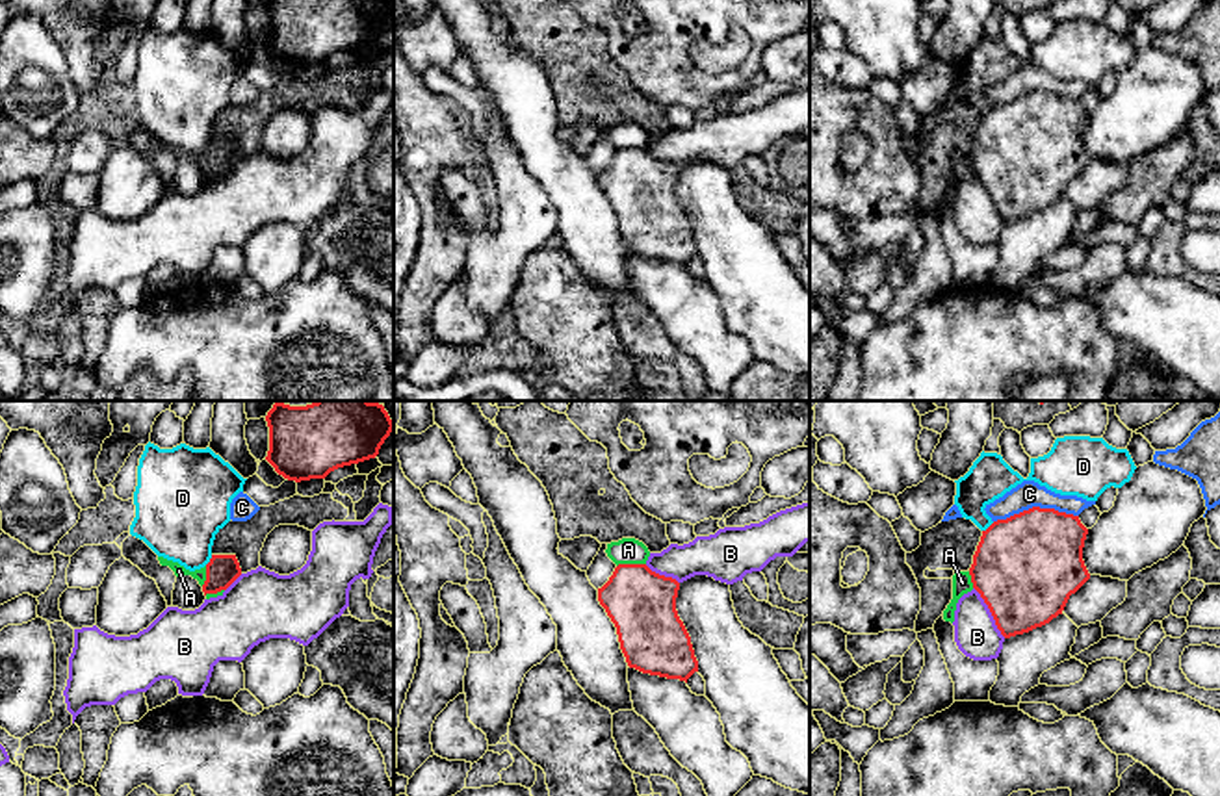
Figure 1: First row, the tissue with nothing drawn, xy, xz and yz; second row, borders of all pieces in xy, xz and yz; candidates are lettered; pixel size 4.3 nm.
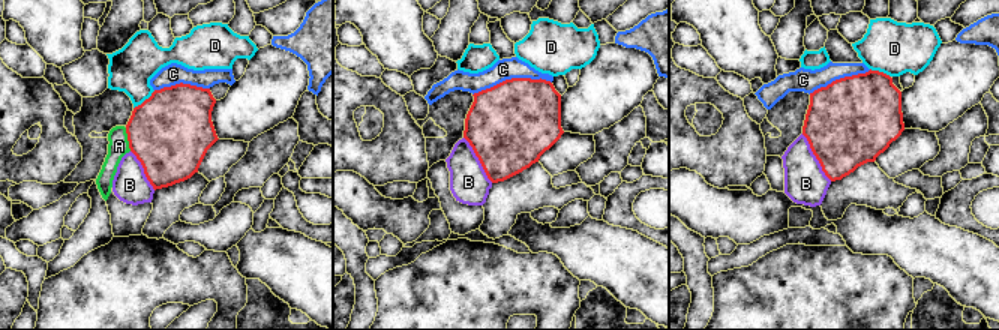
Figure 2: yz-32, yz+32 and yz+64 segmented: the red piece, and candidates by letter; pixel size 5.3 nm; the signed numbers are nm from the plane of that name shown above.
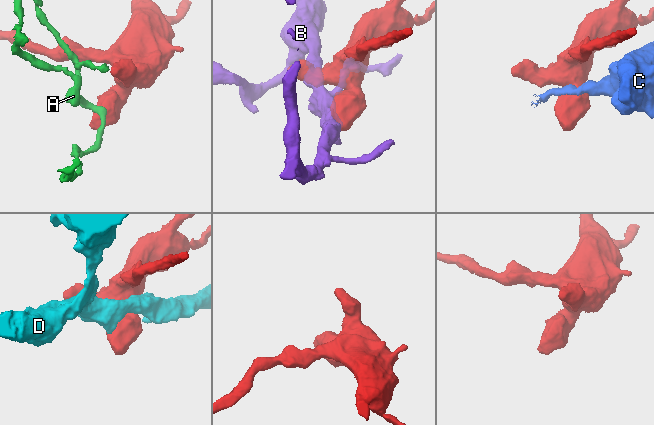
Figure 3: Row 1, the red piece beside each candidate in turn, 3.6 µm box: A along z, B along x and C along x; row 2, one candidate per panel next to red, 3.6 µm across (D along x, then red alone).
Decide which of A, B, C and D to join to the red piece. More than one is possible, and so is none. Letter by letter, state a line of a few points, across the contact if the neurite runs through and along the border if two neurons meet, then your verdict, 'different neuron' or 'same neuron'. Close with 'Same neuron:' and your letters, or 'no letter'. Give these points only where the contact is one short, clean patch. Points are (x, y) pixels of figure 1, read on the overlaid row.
A: xz (645, 563), (621, 563), (617, 566) | different neuron
B: different neuron
C: different neuron
D: different neuron
Same neuron: no letter

